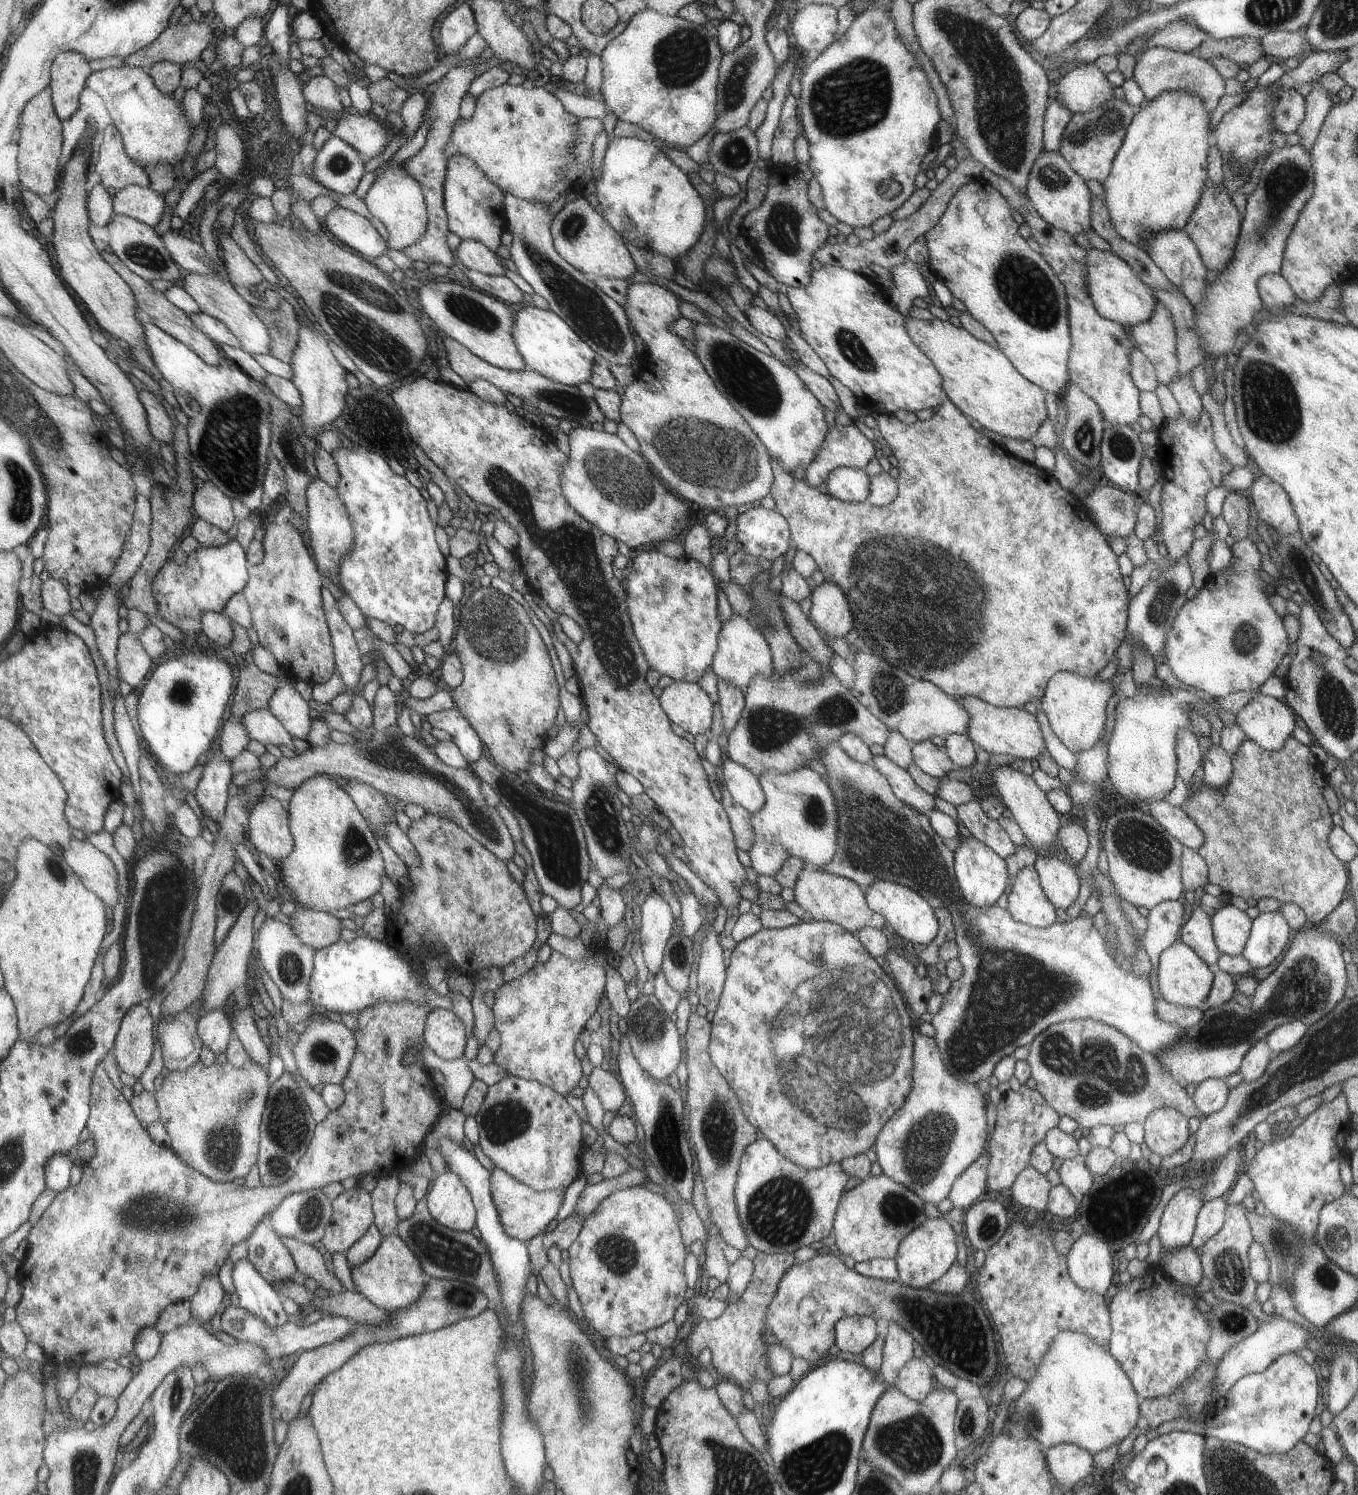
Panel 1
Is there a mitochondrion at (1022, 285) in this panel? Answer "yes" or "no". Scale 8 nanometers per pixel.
yes

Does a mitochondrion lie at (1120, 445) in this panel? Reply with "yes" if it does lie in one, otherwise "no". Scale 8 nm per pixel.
yes

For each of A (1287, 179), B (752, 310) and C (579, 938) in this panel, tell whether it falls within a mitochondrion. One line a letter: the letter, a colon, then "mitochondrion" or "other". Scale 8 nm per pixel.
A: mitochondrion
B: other
C: other

